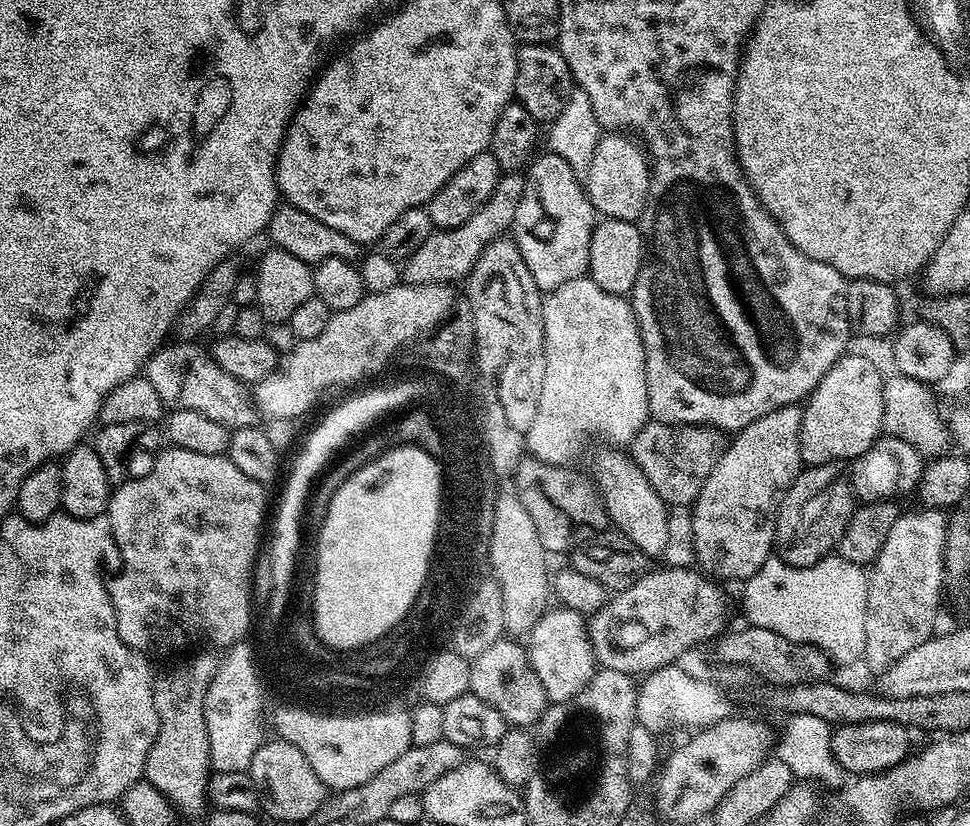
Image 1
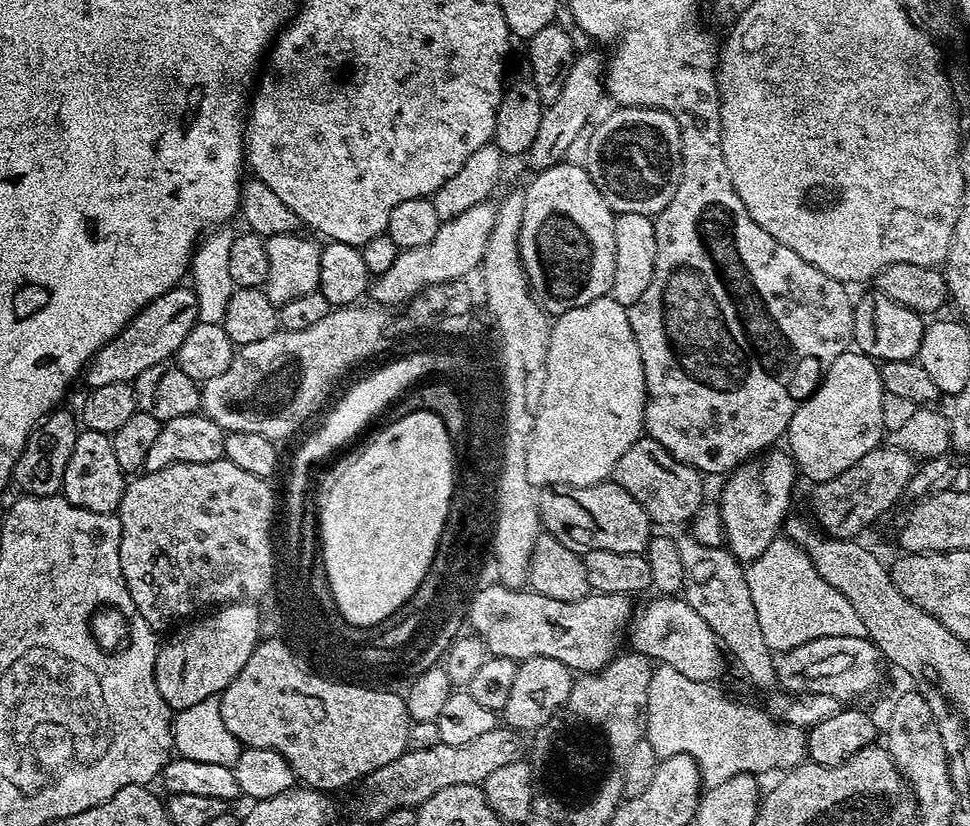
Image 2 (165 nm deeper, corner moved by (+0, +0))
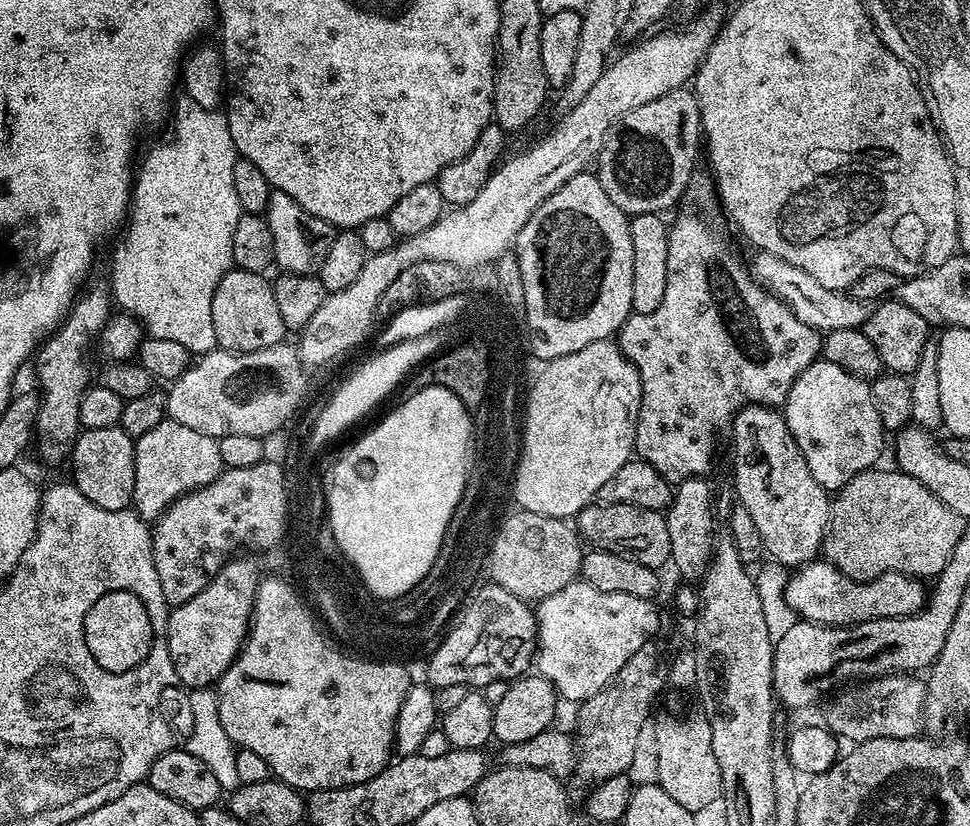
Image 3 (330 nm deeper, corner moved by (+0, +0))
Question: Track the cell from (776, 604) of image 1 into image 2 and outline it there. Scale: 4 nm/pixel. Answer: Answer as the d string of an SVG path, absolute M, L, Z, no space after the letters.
M778 535L757 560L747 565L746 582L750 586L750 598L754 598L754 610L758 613L758 622L762 625L766 646L770 646L773 653L785 653L812 639L827 636L866 637L866 626L862 618L858 618L858 610L854 610L848 599L834 586L830 586L830 582L826 582L826 578L822 578L818 570L814 570L812 559L805 554L799 544L789 540L787 535Z

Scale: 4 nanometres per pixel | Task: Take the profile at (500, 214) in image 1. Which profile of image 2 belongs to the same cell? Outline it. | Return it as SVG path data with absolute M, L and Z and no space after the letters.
M584 50L577 55L576 60L570 66L570 74L566 74L566 82L562 86L562 94L554 98L552 104L545 107L542 114L542 122L538 126L538 132L534 134L534 142L530 146L526 160L533 164L533 169L539 170L549 168L561 163L567 157L574 137L584 128L589 127L588 119L592 111L600 104L600 99L605 99L604 74L606 71L606 60L602 55Z

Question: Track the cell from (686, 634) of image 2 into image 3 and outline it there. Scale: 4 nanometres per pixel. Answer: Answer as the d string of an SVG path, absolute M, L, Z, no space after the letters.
M583 578L572 580L570 586L565 586L563 590L558 590L558 594L550 594L550 598L539 601L539 603L535 605L536 655L534 657L534 664L538 669L539 675L547 678L563 699L565 696L568 700L583 702L591 698L594 694L598 694L598 690L605 688L618 674L618 670L622 670L622 666L626 666L626 662L630 662L631 656L633 656L637 650L642 650L642 646L647 640L653 639L653 637L657 635L656 608L654 605L655 603L653 603L652 600L647 600L646 598L634 598L634 594L610 594L606 590L598 590L594 586L590 586Z

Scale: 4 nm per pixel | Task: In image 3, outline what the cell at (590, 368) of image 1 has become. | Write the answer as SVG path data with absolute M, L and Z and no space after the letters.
M611 339L590 342L588 346L582 346L580 350L572 354L566 354L562 358L549 360L541 367L536 380L535 392L526 392L528 409L522 412L522 443L519 445L519 455L514 471L514 492L516 488L516 500L525 512L542 514L543 516L559 516L561 518L575 517L583 508L587 508L599 497L602 486L622 470L622 466L633 459L636 446L636 423L638 422L638 410L642 402L642 386L640 375L634 365L631 364L624 353L620 351L619 343Z

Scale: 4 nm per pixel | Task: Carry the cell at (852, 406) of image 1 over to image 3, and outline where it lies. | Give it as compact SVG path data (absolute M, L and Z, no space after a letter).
M818 358L809 368L802 370L782 405L782 411L790 426L790 434L794 434L794 442L798 442L798 450L802 450L802 458L806 458L806 466L810 466L810 474L814 474L826 489L842 489L859 472L869 471L884 448L886 433L878 418L878 410L874 410L871 383L860 380L854 373L842 370L842 366L829 360Z

